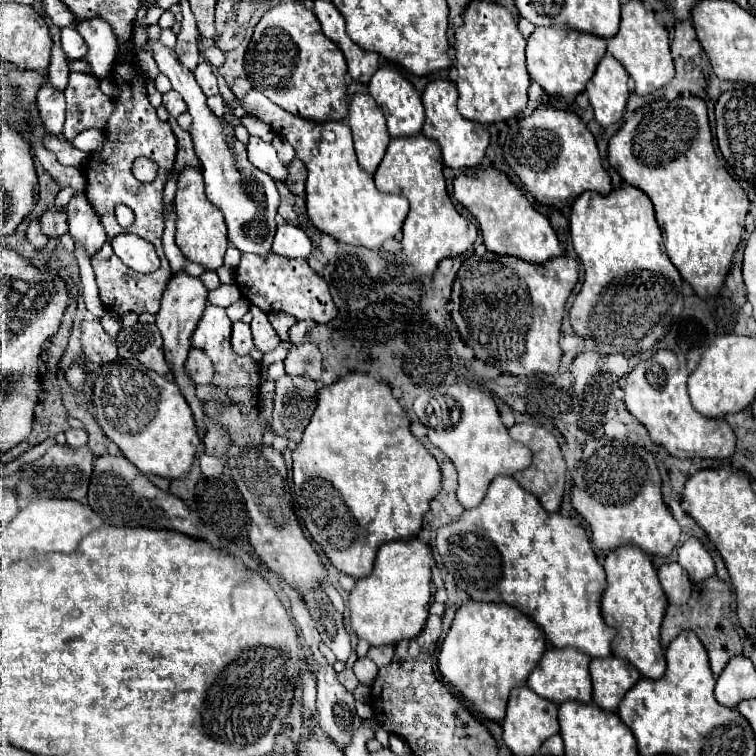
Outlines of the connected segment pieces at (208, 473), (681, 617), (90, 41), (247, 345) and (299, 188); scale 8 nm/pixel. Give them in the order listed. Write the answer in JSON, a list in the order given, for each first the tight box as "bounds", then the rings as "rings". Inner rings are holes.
[{"bounds":[199,453,223,477],"rings":[[[203,453],[199,457],[199,463],[201,463],[201,471],[205,477],[219,477],[223,473],[223,465],[217,457],[211,457],[207,453]]]},{"bounds":[661,575,743,675],"rings":[[[717,575],[709,577],[701,583],[693,585],[693,593],[685,605],[669,605],[667,615],[661,625],[661,645],[667,647],[671,639],[675,639],[681,631],[695,631],[701,643],[705,645],[711,661],[713,675],[719,675],[721,669],[727,665],[727,661],[735,655],[743,653],[743,639],[737,631],[737,627],[731,621],[731,587],[721,581]]]},{"bounds":[75,17,117,79],"rings":[[[95,17],[91,21],[77,21],[75,29],[89,47],[85,59],[91,65],[93,75],[99,79],[109,77],[113,67],[113,57],[117,57],[115,33],[113,29],[109,29],[109,23],[101,21],[101,17]]]},{"bounds":[231,321,253,355],"rings":[[[243,321],[233,323],[233,335],[231,335],[231,345],[233,351],[239,355],[247,355],[253,349],[253,337],[251,337],[251,327],[245,325]]]},{"bounds":[285,159,307,195],"rings":[[[293,159],[287,165],[287,171],[289,171],[289,175],[285,179],[285,185],[289,187],[289,191],[295,195],[305,195],[305,179],[307,179],[305,165],[299,159]]]}]

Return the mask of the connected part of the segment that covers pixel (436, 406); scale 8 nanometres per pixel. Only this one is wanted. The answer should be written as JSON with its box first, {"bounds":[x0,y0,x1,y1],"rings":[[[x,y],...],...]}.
{"bounds":[413,383,531,509],"rings":[[[465,383],[437,387],[417,397],[413,409],[419,421],[429,429],[429,441],[455,463],[459,473],[457,499],[465,509],[473,509],[483,501],[489,483],[497,475],[513,475],[531,463],[529,449],[509,437],[507,427],[501,423],[497,405],[489,393],[483,393]]]}

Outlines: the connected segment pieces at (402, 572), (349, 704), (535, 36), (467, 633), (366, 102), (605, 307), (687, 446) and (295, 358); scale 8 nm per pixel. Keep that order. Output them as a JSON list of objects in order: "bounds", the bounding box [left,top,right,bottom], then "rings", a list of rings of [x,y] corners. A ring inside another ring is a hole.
[{"bounds":[349,539,433,645],"rings":[[[419,539],[405,541],[389,541],[379,547],[375,567],[371,575],[357,579],[353,591],[349,593],[349,609],[351,609],[351,625],[359,639],[367,639],[371,645],[397,645],[401,639],[413,639],[421,633],[427,617],[429,617],[429,601],[431,601],[431,567],[433,553],[431,547]]]},{"bounds":[317,665,361,749],"rings":[[[333,665],[319,667],[317,671],[317,713],[323,733],[329,735],[339,749],[345,749],[361,725],[361,719],[355,713],[353,695],[337,681]]]},{"bounds":[527,27,607,103],"rings":[[[537,27],[527,39],[527,69],[531,79],[537,81],[549,95],[563,97],[567,103],[571,103],[579,93],[585,91],[585,85],[595,73],[605,49],[607,41],[593,33],[581,33],[565,27]]]},{"bounds":[439,601,547,721],"rings":[[[467,601],[455,613],[439,653],[441,679],[457,687],[487,719],[503,721],[509,691],[525,685],[529,673],[547,649],[539,625],[507,603]]]},{"bounds":[349,93,391,175],"rings":[[[355,93],[349,103],[349,125],[359,165],[373,175],[391,141],[383,111],[367,93]]]},{"bounds":[569,183,683,355],"rings":[[[627,183],[607,195],[583,193],[573,203],[569,227],[585,267],[583,287],[569,311],[575,333],[593,337],[603,355],[651,349],[683,309],[683,279],[665,253],[649,197]]]},{"bounds":[625,349,735,457],"rings":[[[659,349],[653,357],[639,361],[625,377],[625,405],[635,419],[639,419],[651,439],[663,445],[673,457],[729,457],[735,451],[735,433],[731,425],[721,419],[709,419],[697,413],[687,395],[687,369],[683,369],[669,349]]]},{"bounds":[285,339,323,381],"rings":[[[311,339],[293,345],[285,359],[285,371],[289,375],[303,375],[313,381],[319,381],[323,367],[321,367],[321,353],[317,345]]]}]

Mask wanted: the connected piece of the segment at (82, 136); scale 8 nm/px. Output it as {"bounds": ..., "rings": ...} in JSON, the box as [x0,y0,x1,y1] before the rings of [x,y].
{"bounds":[73,129,105,153],"rings":[[[85,129],[73,139],[73,145],[85,153],[97,153],[97,149],[101,149],[103,143],[105,135],[99,129]]]}

